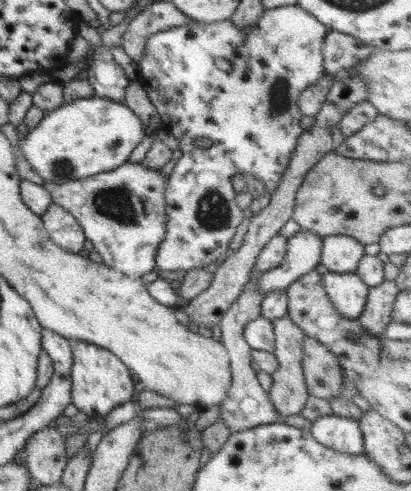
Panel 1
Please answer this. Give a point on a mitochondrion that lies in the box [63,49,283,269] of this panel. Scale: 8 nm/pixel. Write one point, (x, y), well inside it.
(116, 202)

